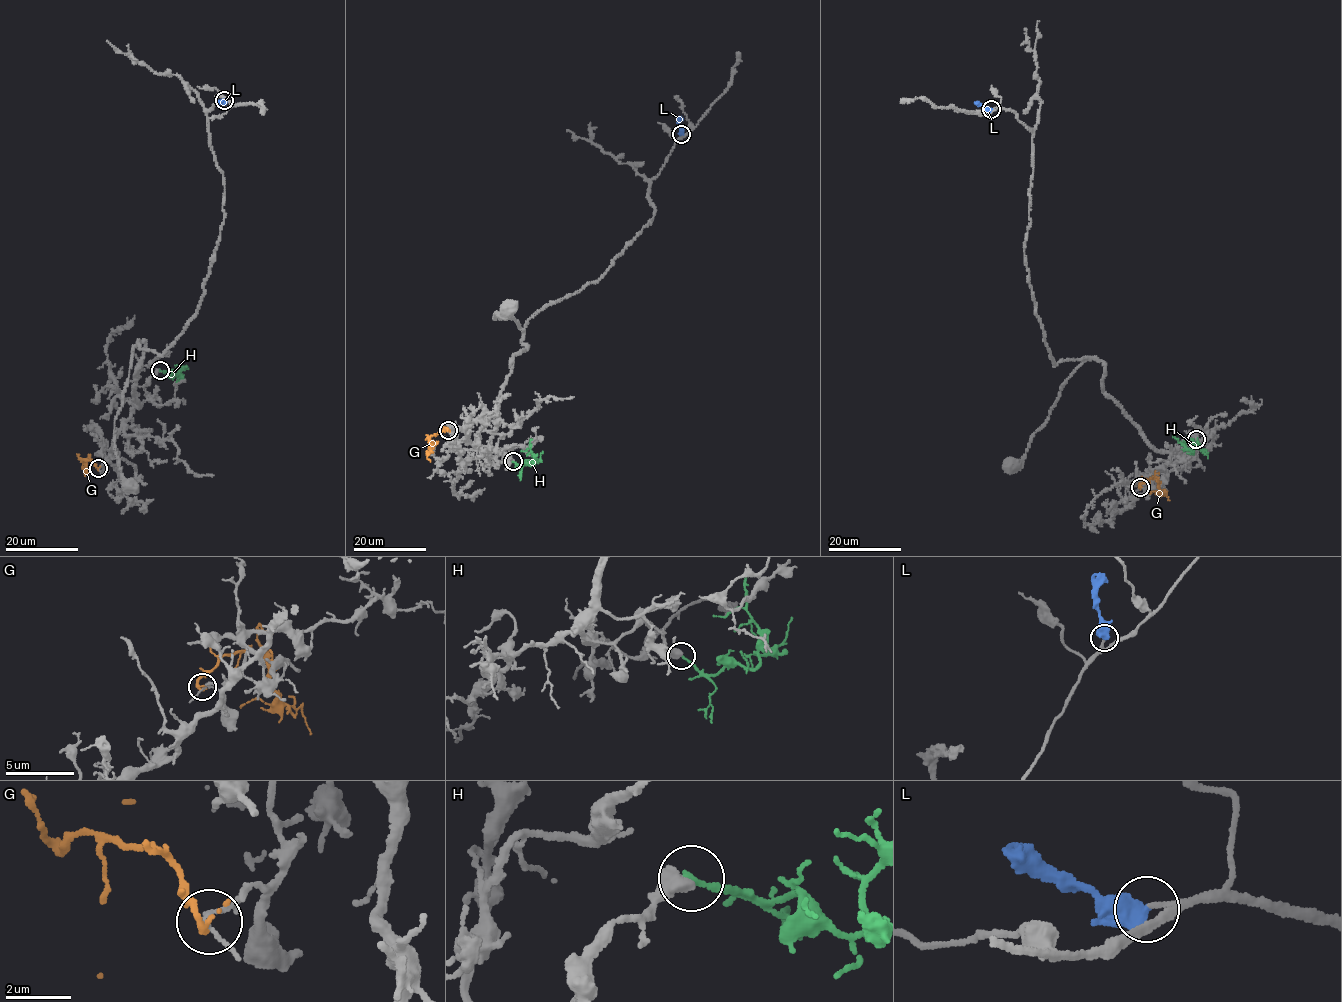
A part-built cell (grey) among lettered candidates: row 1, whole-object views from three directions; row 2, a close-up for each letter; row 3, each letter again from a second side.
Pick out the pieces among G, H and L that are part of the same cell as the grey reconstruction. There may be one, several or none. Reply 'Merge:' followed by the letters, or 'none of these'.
Merge: L

